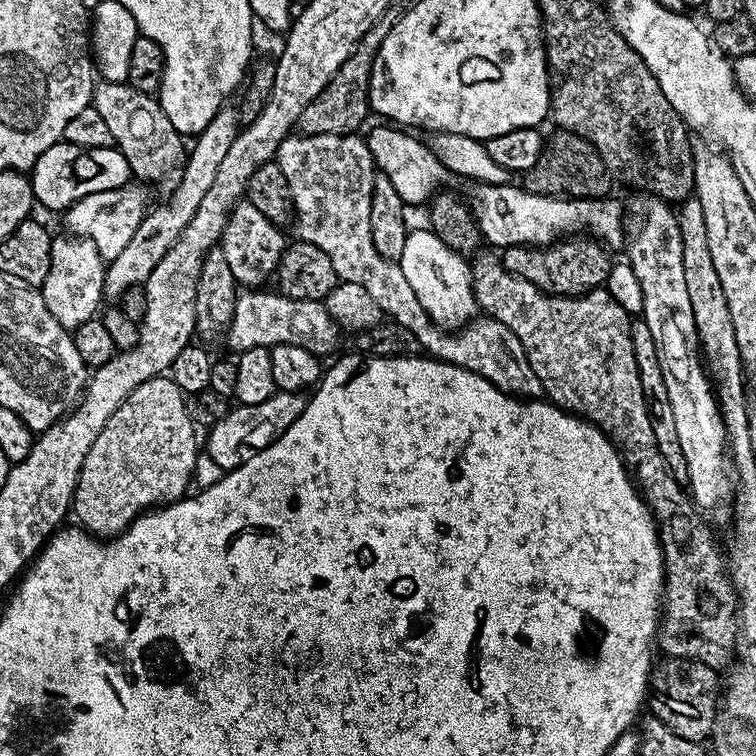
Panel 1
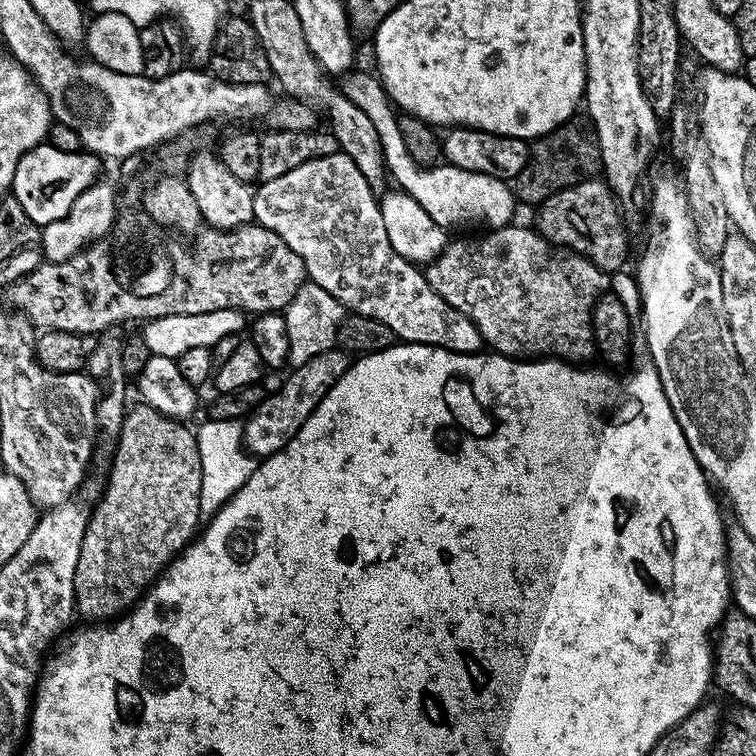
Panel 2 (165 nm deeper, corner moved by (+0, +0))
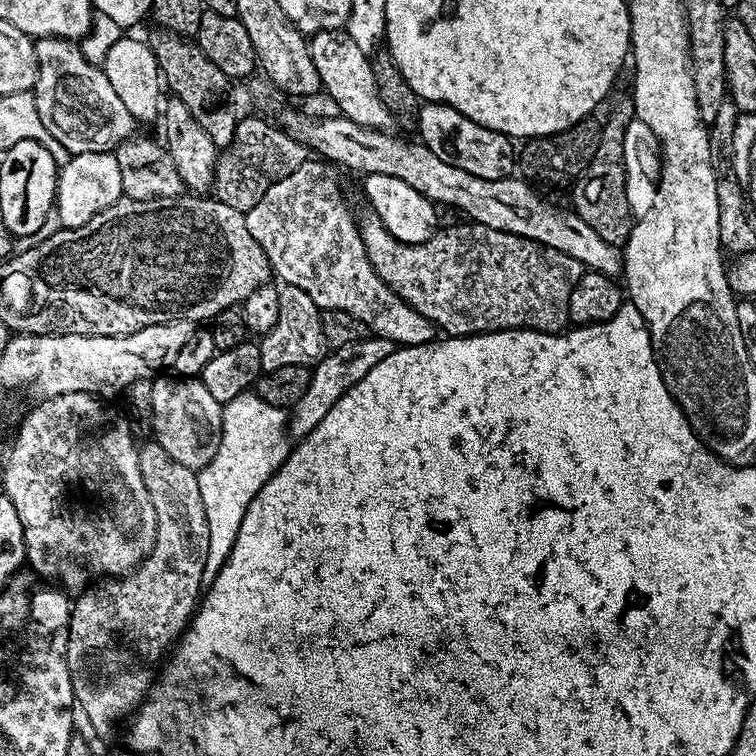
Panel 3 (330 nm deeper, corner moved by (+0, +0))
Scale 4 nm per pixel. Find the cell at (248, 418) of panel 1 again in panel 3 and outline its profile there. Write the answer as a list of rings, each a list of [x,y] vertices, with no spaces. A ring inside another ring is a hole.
[[[373,335],[367,340],[359,340],[350,346],[333,348],[321,360],[316,361],[306,394],[302,394],[302,398],[298,398],[298,402],[290,410],[289,437],[299,442],[308,436],[310,430],[314,430],[314,426],[318,426],[318,422],[322,422],[322,418],[330,414],[330,406],[334,406],[334,402],[338,402],[338,398],[346,394],[346,390],[362,382],[362,378],[366,378],[366,374],[370,374],[370,370],[374,370],[374,366],[378,366],[378,362],[382,362],[382,358],[386,358],[393,350],[394,345],[391,340],[384,340],[378,335]]]

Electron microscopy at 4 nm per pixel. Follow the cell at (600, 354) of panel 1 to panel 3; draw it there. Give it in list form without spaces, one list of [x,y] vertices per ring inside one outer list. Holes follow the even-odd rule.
[[[371,210],[359,213],[358,227],[366,254],[378,274],[411,308],[416,308],[441,333],[453,336],[474,336],[482,332],[508,332],[511,328],[529,328],[531,332],[562,332],[569,327],[568,303],[572,288],[585,274],[585,267],[569,254],[540,245],[518,234],[490,230],[475,222],[441,227],[421,244],[404,244],[386,230]]]

